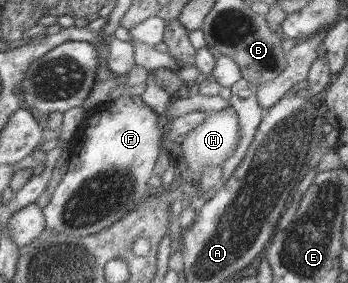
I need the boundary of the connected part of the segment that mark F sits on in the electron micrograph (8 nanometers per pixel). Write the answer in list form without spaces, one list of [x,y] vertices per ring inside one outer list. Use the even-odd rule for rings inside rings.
[[[131,94],[130,97],[120,96],[117,100],[114,101],[105,101],[98,105],[96,108],[92,108],[90,110],[92,115],[86,115],[84,120],[79,124],[79,128],[76,132],[74,132],[73,137],[70,140],[70,144],[68,146],[69,158],[68,158],[68,166],[66,166],[66,174],[58,185],[55,187],[52,195],[49,199],[49,203],[47,203],[42,208],[42,214],[44,216],[45,228],[54,230],[58,233],[64,233],[67,235],[72,235],[73,237],[94,234],[102,229],[106,230],[106,227],[112,225],[112,223],[118,221],[118,219],[124,217],[126,213],[132,211],[142,199],[145,199],[148,194],[150,194],[153,190],[147,184],[147,180],[150,178],[152,174],[152,169],[154,168],[154,163],[156,162],[156,158],[158,157],[158,148],[161,142],[164,142],[164,128],[159,127],[157,120],[157,114],[151,110],[146,104],[141,101],[140,96],[135,96]]]

